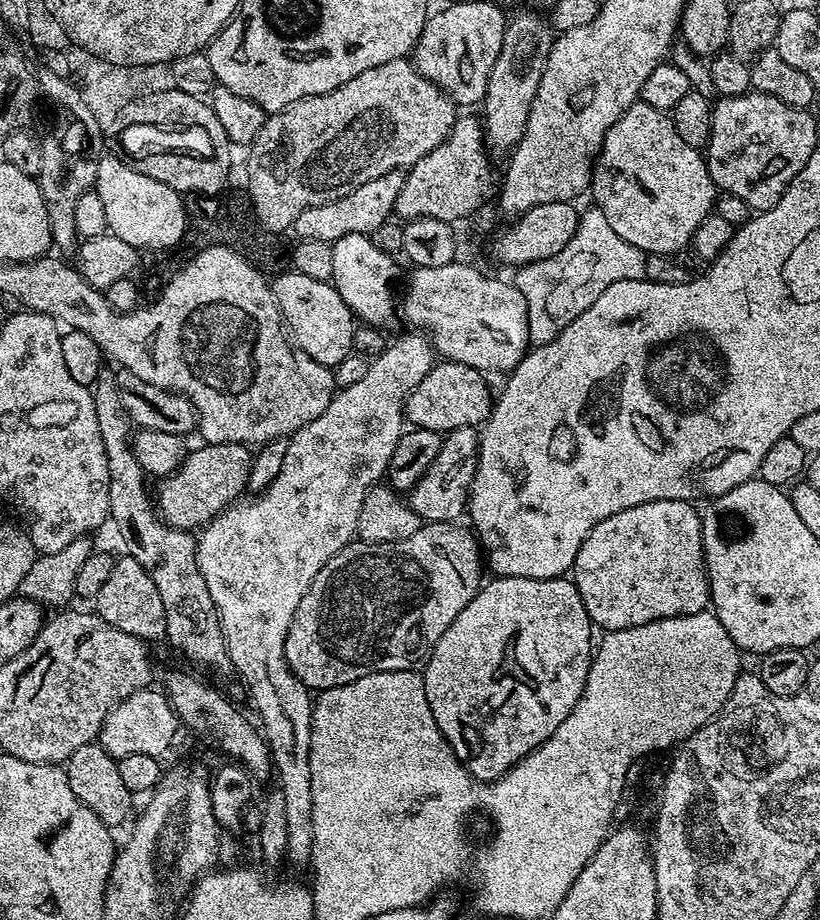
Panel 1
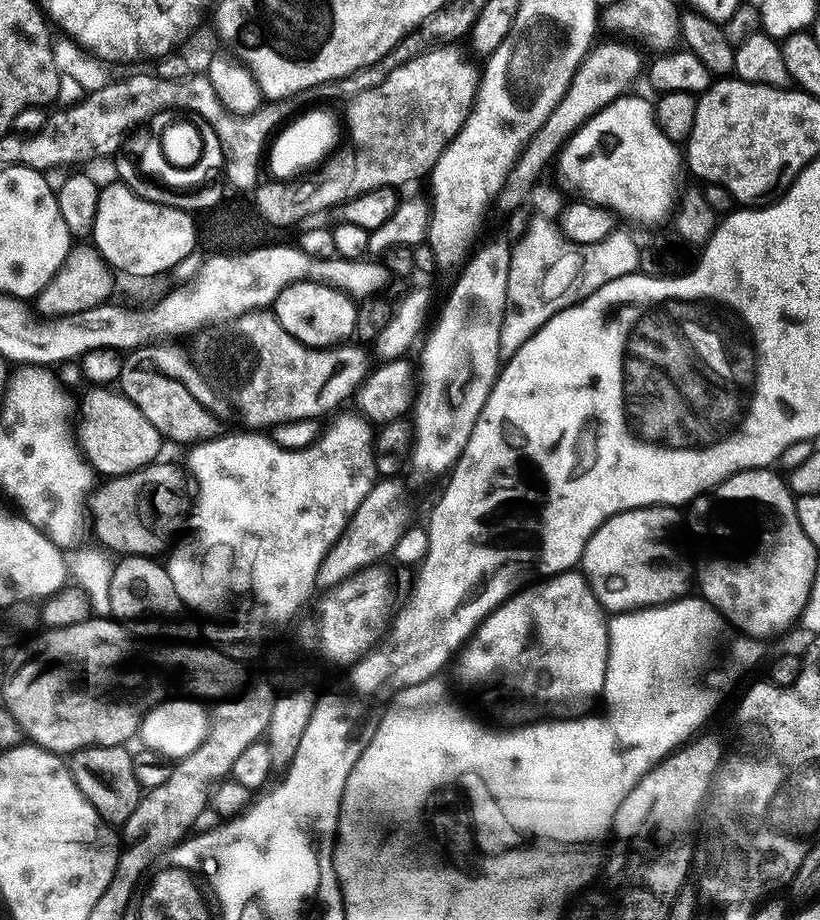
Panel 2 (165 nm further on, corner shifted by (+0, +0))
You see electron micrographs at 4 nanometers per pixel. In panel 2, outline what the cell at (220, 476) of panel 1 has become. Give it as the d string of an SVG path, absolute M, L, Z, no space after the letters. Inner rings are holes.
M153 462L144 468L134 470L130 474L113 476L100 482L104 484L97 483L95 485L90 497L90 528L91 531L92 528L96 531L96 536L105 544L105 546L103 545L105 549L113 548L114 551L120 552L116 554L155 557L160 554L156 552L162 551L161 553L163 553L169 547L173 537L185 527L188 514L192 511L194 503L189 477L183 467L180 469L175 468L172 464L160 463Z

